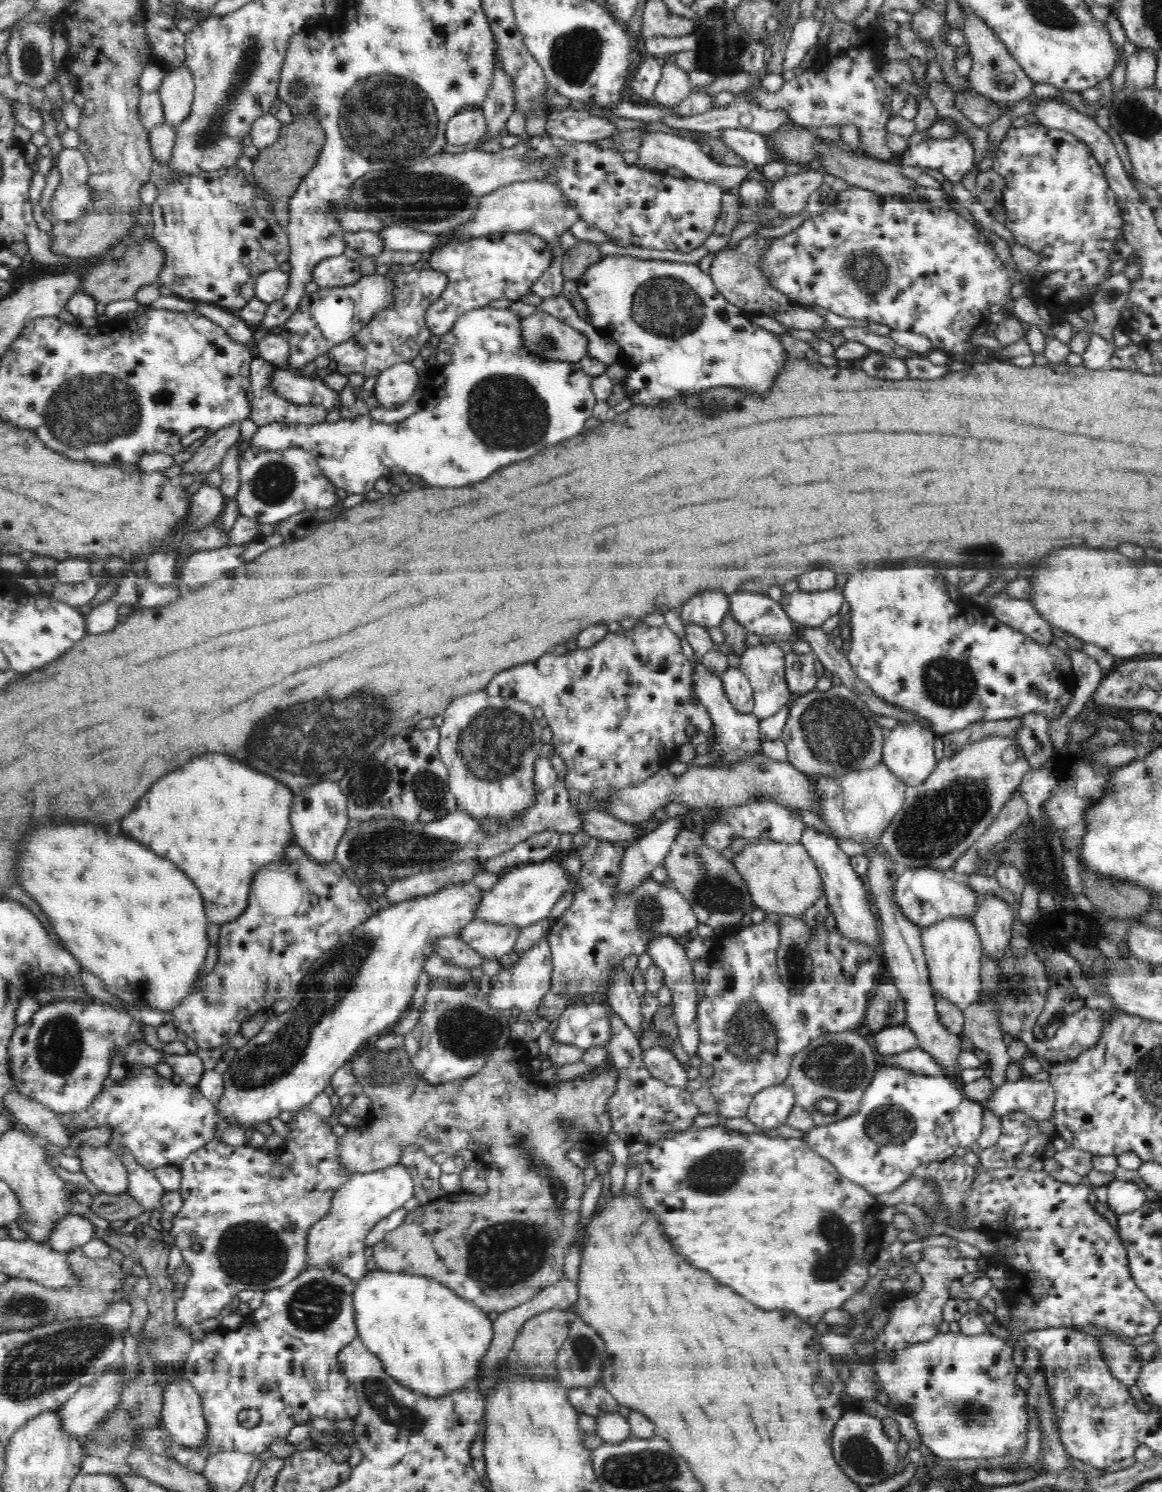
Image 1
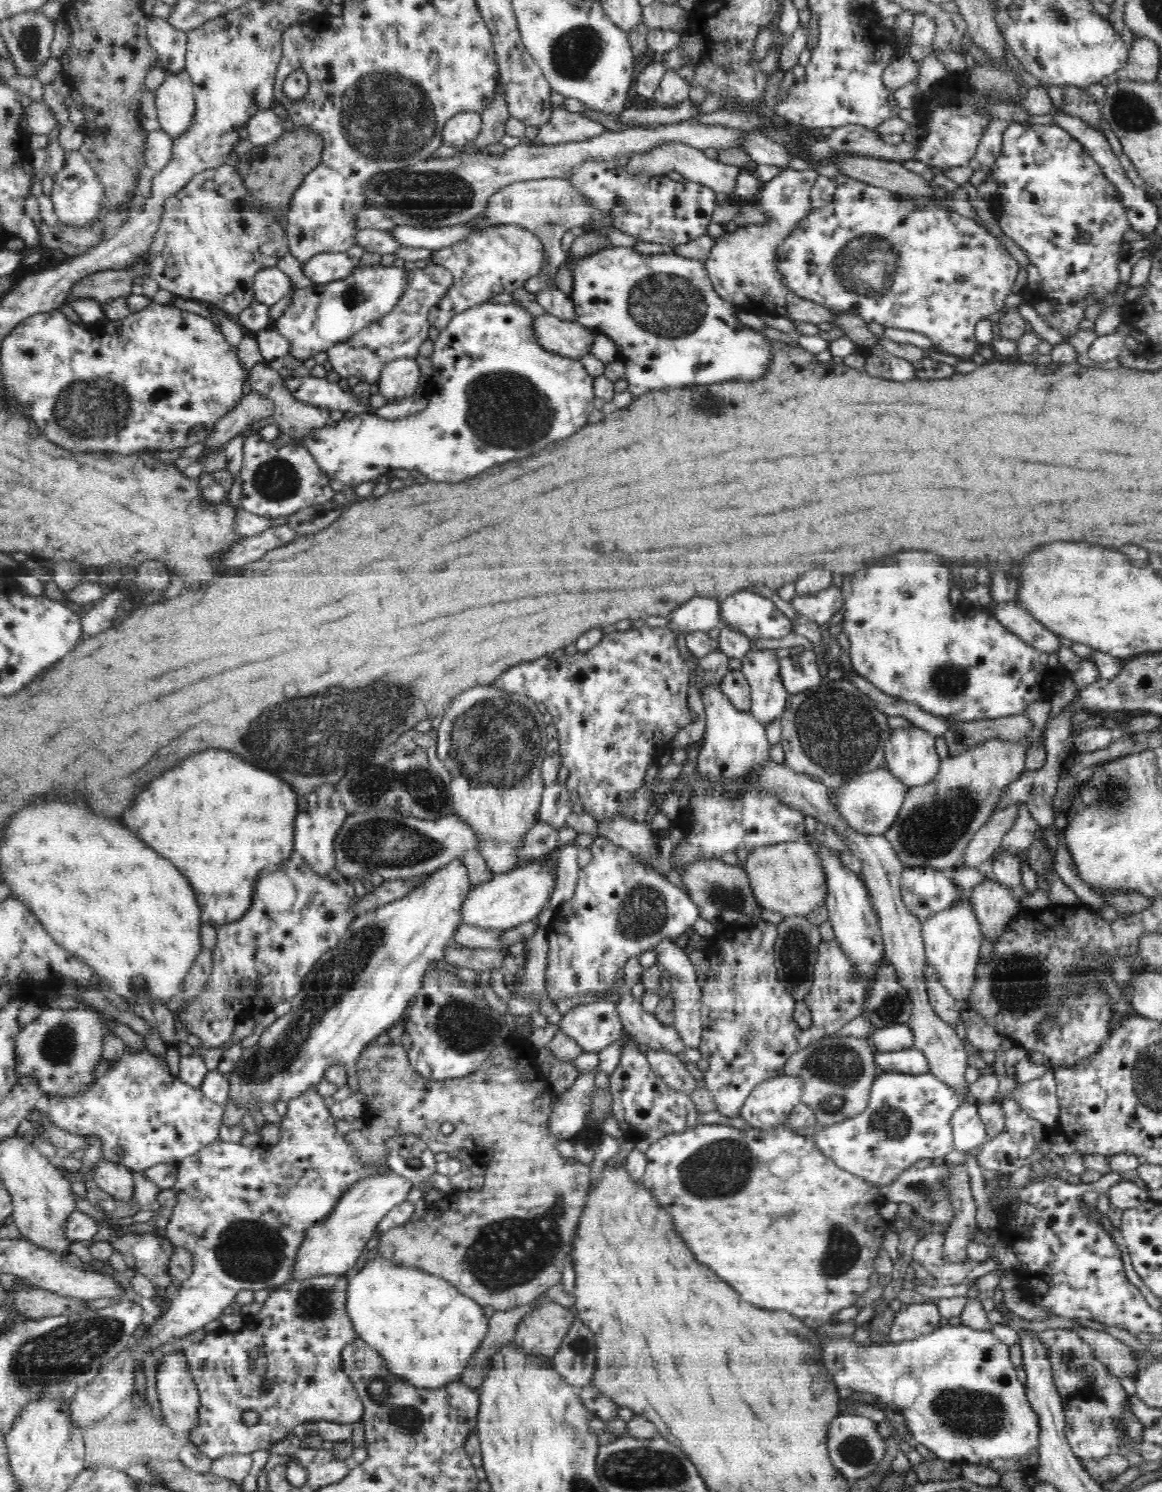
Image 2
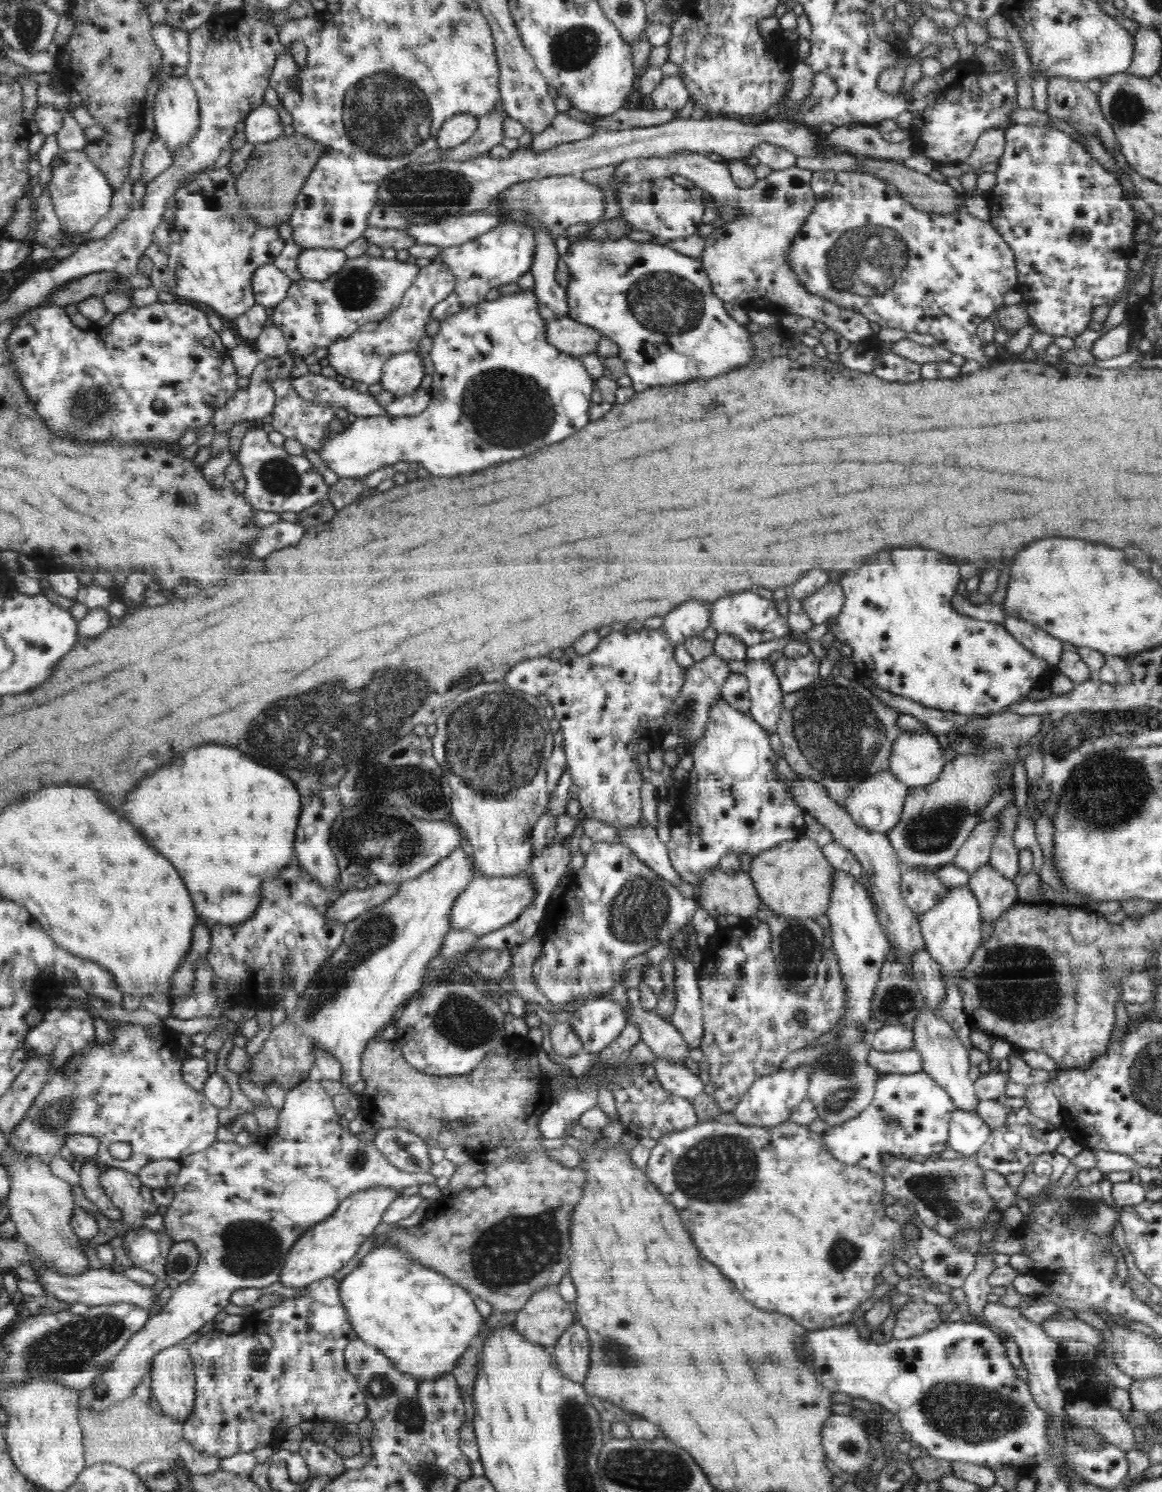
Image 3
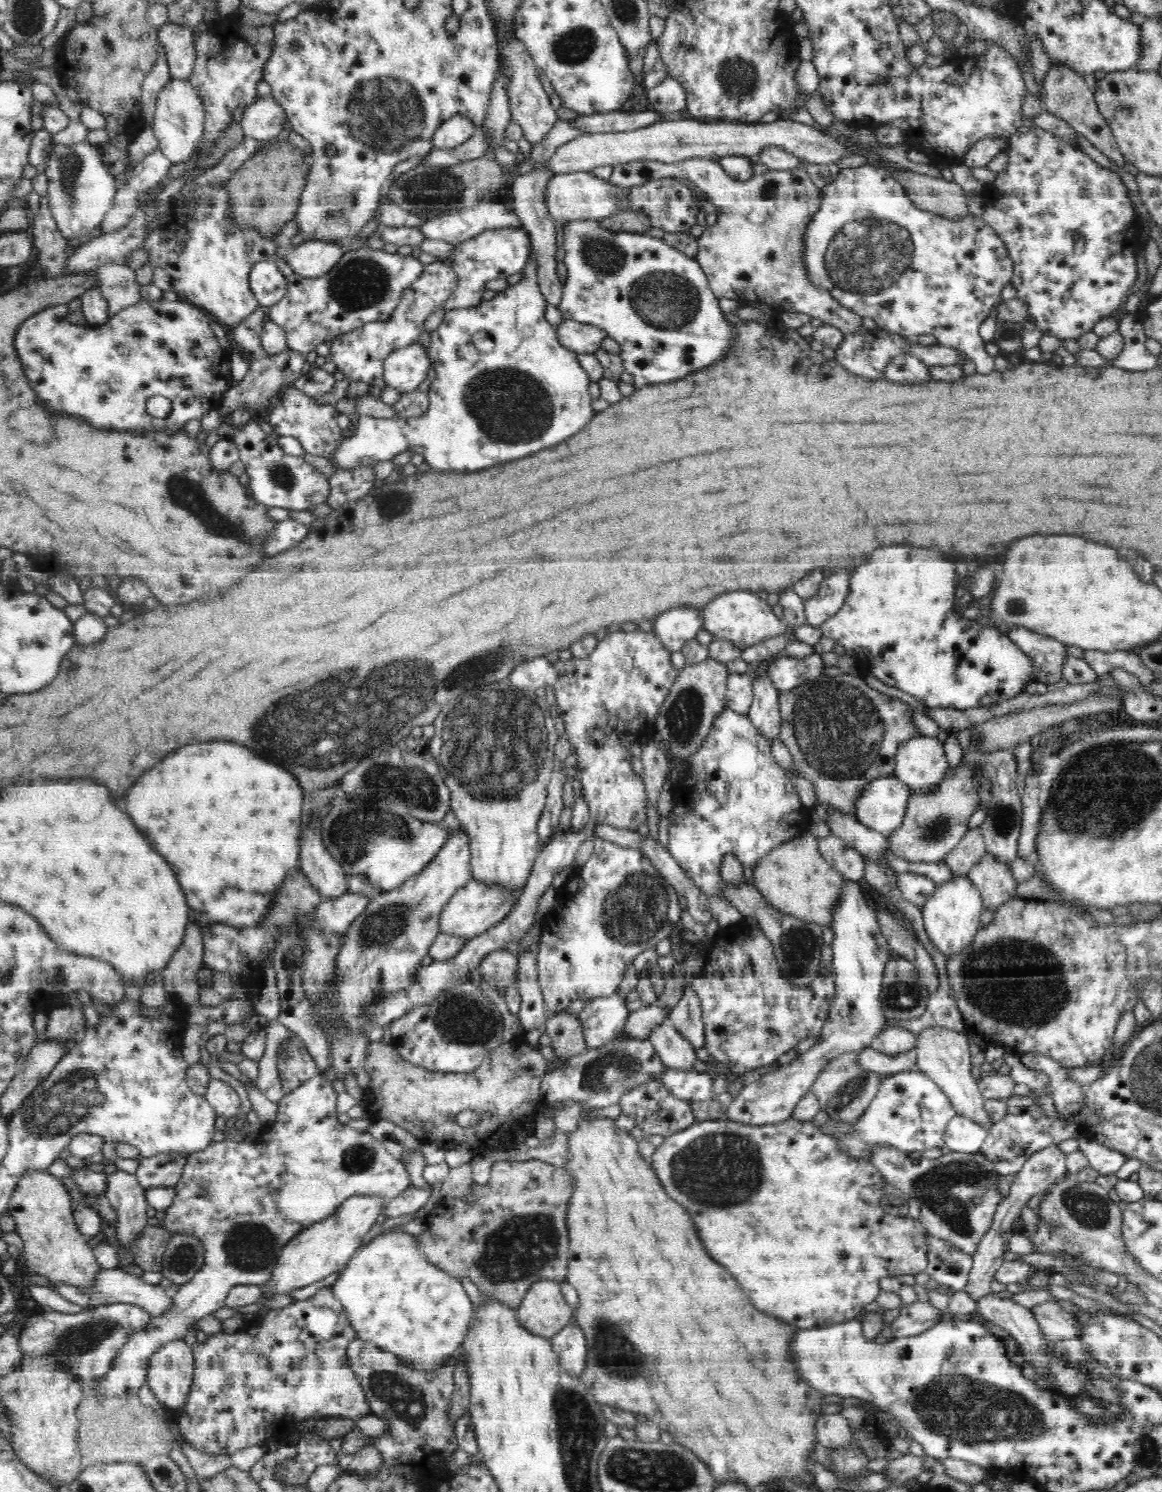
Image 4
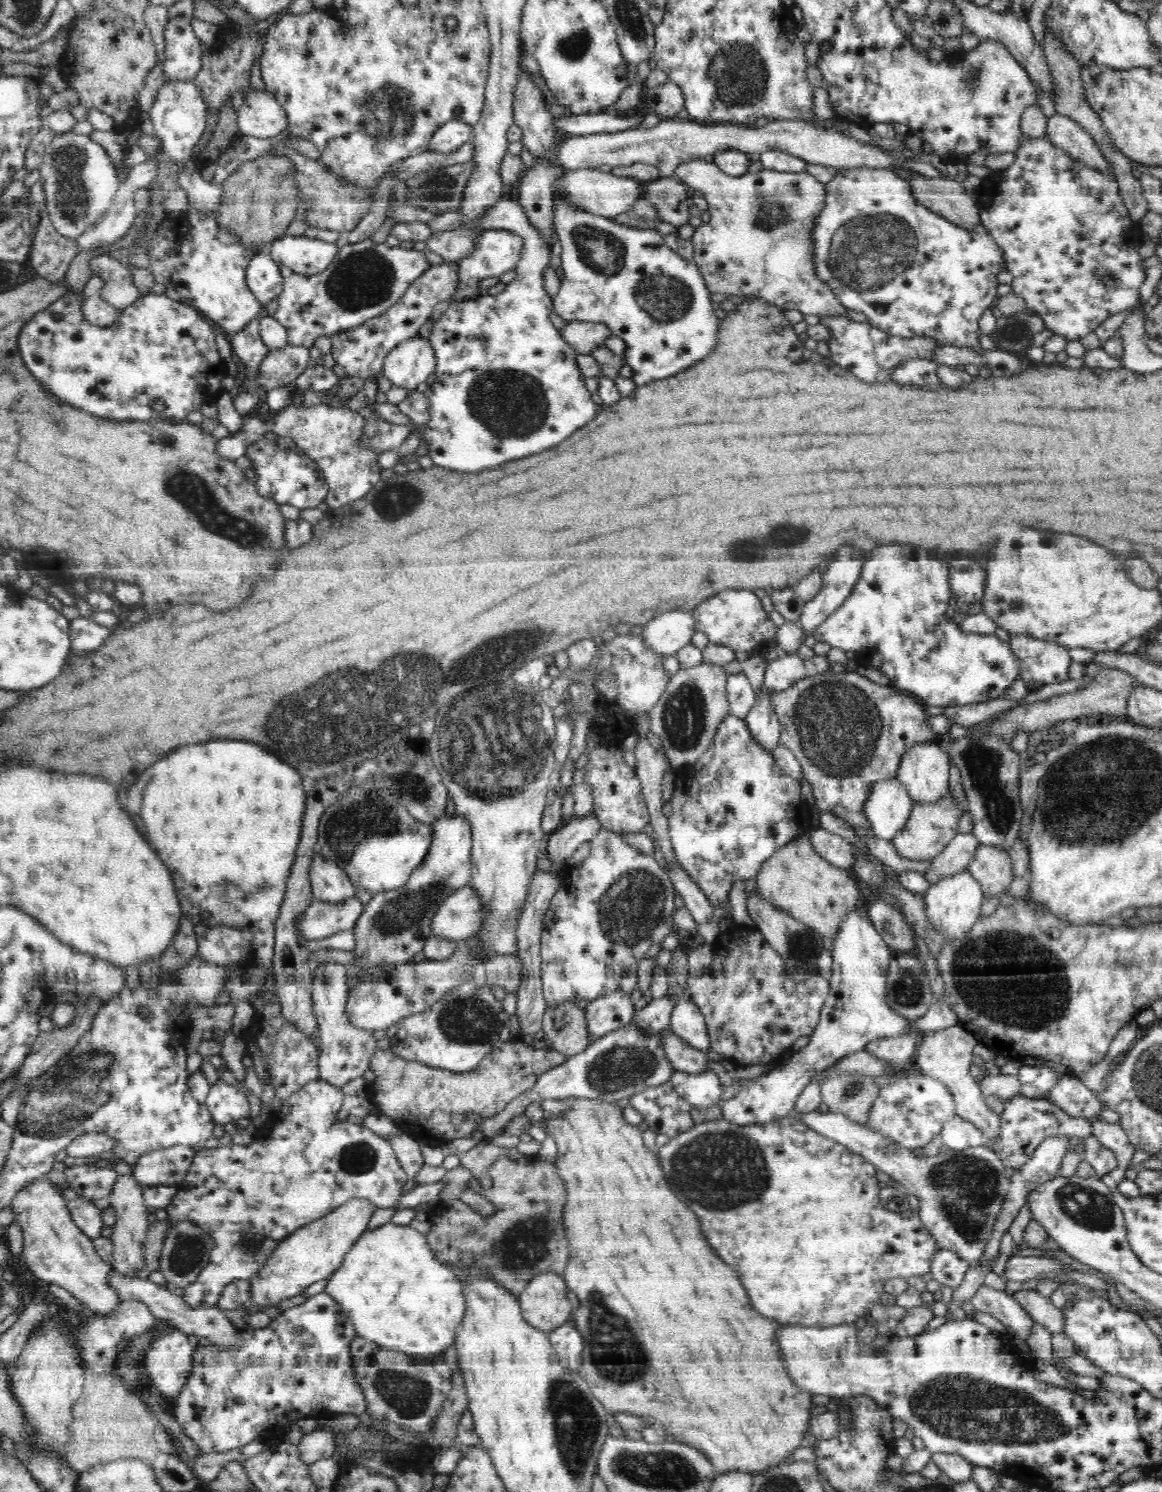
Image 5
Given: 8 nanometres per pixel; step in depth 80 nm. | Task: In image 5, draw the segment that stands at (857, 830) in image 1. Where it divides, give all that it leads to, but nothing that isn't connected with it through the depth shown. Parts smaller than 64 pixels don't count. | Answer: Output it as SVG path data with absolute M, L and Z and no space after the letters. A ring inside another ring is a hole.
M897 778L874 782L863 806L868 828L878 838L891 841L905 826L915 803Z

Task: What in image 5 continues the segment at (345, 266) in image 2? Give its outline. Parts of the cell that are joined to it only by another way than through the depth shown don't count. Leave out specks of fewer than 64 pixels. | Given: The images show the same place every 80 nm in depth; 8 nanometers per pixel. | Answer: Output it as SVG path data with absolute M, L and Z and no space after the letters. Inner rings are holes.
M281 235L268 245L268 254L274 262L304 276L326 270L338 252L336 244L304 235Z

